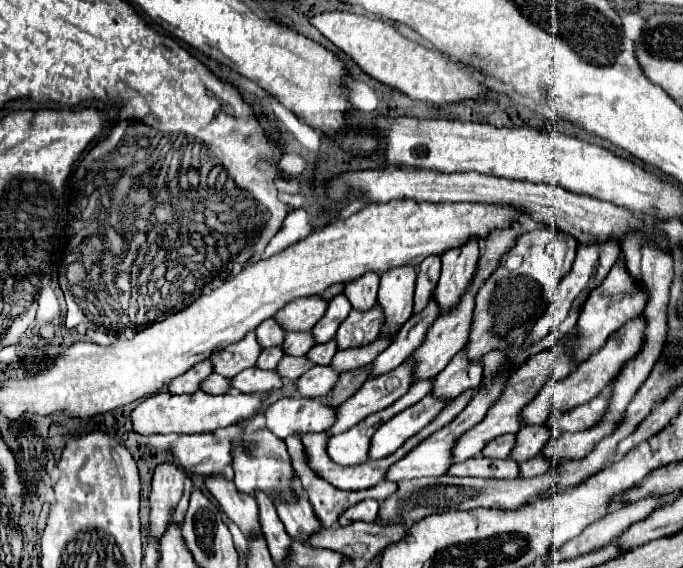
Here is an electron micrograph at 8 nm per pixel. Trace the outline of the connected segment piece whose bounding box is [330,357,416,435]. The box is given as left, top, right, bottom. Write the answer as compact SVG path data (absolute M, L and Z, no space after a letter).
M408 357L400 367L396 367L396 371L388 371L388 375L380 375L380 379L368 379L352 399L338 407L338 419L330 427L330 433L344 433L368 415L382 411L400 399L412 385L412 363L416 361Z

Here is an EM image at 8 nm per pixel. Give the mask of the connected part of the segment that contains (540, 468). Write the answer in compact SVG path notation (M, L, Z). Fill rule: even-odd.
M536 455L520 465L520 477L536 477L536 475L546 473L550 467L552 467L552 463L548 463L548 459L544 459L544 455Z

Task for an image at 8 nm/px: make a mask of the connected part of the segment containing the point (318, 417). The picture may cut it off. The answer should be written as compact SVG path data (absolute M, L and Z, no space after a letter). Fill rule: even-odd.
M282 397L270 405L266 415L266 427L280 439L286 439L292 433L310 433L326 431L336 419L336 407L322 399L304 399L304 397Z

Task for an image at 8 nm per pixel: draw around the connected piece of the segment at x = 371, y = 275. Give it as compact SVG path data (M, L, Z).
M374 271L362 275L360 279L348 281L344 287L344 295L350 299L354 309L370 309L376 303L376 293L380 287L380 277Z

